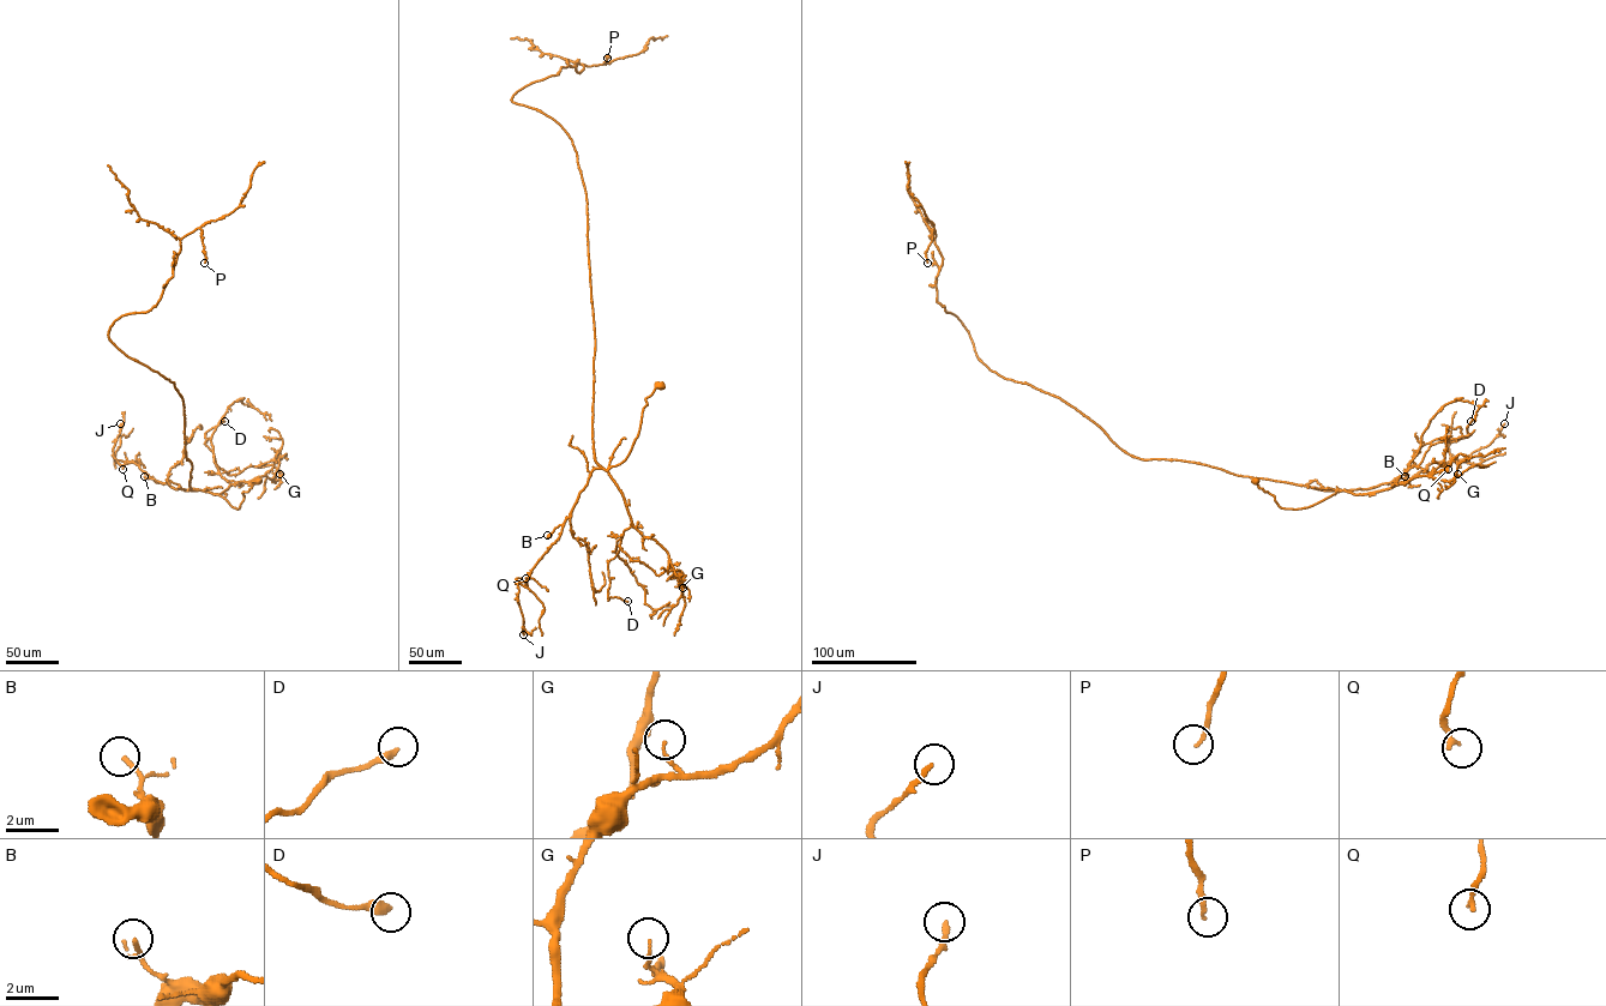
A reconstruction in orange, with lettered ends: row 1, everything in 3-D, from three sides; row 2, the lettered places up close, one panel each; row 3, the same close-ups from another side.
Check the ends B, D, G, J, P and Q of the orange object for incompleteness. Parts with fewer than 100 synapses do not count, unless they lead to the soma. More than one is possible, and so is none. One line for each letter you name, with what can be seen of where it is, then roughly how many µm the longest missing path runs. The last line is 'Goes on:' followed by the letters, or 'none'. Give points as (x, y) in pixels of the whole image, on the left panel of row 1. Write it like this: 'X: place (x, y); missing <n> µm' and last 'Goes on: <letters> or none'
Goes on: none

